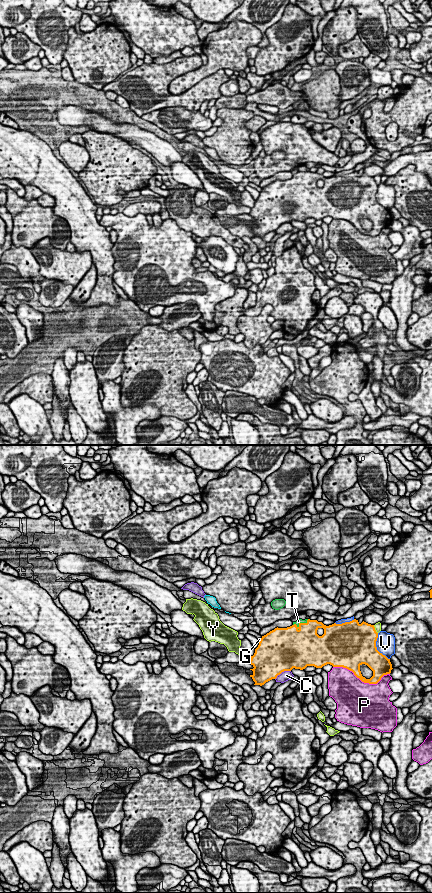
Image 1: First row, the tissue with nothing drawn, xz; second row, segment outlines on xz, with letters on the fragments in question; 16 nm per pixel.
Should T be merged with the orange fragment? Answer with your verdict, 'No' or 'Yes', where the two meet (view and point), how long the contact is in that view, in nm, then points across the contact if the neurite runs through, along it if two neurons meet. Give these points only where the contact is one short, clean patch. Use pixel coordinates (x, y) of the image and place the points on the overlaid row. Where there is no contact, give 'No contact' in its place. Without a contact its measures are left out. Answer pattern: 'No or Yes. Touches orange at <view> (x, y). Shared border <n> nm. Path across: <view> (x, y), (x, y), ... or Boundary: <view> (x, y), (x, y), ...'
Yes. Touches orange at xz (300, 623). Shared border 280 nm

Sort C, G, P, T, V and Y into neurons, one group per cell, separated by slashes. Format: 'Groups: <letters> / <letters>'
Groups: C / G / P / T / V / Y

